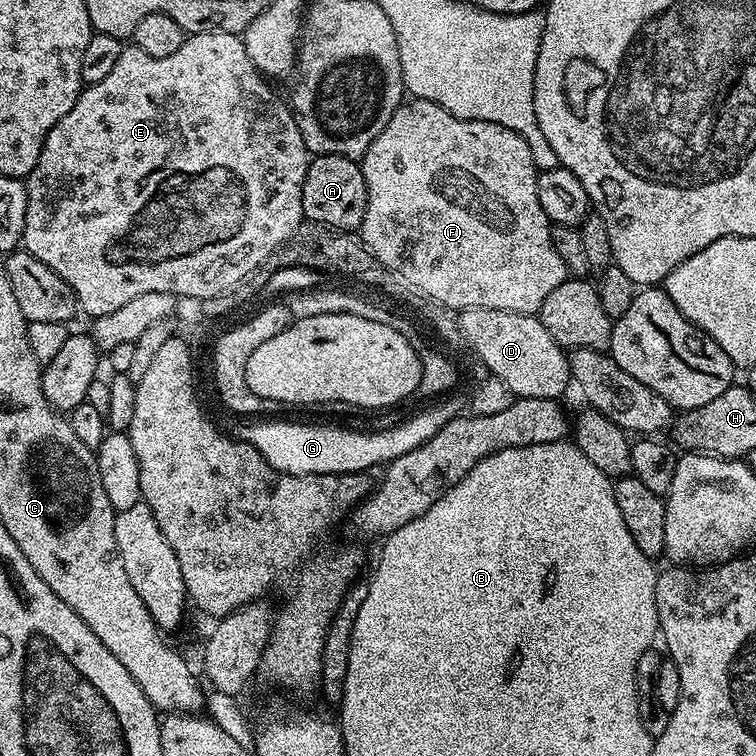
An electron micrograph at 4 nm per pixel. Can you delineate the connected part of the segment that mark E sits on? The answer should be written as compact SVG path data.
M193 32L185 35L182 42L182 50L177 50L174 54L169 54L166 58L150 58L150 54L146 54L146 50L135 46L125 46L122 54L118 54L118 62L114 65L114 70L110 70L110 74L106 74L106 78L102 78L102 82L94 82L87 85L81 91L80 96L74 102L74 106L61 120L56 123L54 130L50 130L50 134L46 134L46 142L42 146L42 154L38 154L38 162L34 166L34 170L26 178L26 187L28 189L28 201L26 202L26 226L24 227L24 238L22 241L23 251L29 252L34 258L38 258L38 262L46 262L46 266L50 266L50 270L54 270L54 274L58 274L58 278L62 278L62 282L66 282L72 288L72 293L76 295L76 302L81 313L85 312L88 318L97 316L105 316L120 307L126 306L126 302L138 298L138 294L154 294L155 292L165 292L177 298L189 296L194 302L201 302L210 298L212 295L218 294L224 290L226 286L233 285L238 278L249 273L254 267L258 266L275 247L284 240L294 235L301 221L304 220L304 211L302 210L302 186L306 182L306 170L310 153L306 142L302 142L302 134L296 125L296 118L292 114L291 107L287 103L284 104L278 97L272 93L272 88L268 84L269 81L254 66L254 62L250 62L250 54L246 54L246 46L240 36L234 34L214 34L213 32Z

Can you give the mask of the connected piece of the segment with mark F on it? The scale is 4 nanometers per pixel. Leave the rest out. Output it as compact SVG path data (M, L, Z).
M409 99L401 104L399 110L390 118L386 130L370 142L362 157L364 181L368 191L368 209L364 221L360 223L358 237L375 258L381 269L403 281L408 288L421 296L427 297L438 304L457 310L465 308L489 308L490 310L506 310L521 312L524 316L539 313L542 302L546 302L546 294L554 290L563 280L569 279L568 268L558 258L558 252L552 245L552 228L550 221L538 203L538 169L530 154L530 146L514 130L506 130L506 126L498 126L494 122L481 120L463 120L450 114L442 106L429 100Z

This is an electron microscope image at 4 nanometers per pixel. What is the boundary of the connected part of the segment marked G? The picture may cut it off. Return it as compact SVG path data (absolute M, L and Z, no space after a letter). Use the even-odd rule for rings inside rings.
M448 398L437 399L432 402L437 402L437 404L432 404L429 408L414 413L409 420L402 421L401 419L392 428L377 432L356 431L345 426L331 428L328 424L287 424L284 420L264 420L261 424L245 423L248 425L238 432L238 436L244 443L252 444L254 450L258 450L258 454L262 454L262 458L266 458L266 462L270 462L270 466L274 466L274 470L288 472L292 476L341 476L347 472L367 473L372 470L368 468L378 467L377 469L379 469L381 466L387 466L392 461L402 458L402 454L410 454L410 450L414 450L430 438L434 438L434 434L438 434L438 430L442 430L442 426L446 426L446 422L450 422L465 411L465 401L463 404L460 400L444 399Z

